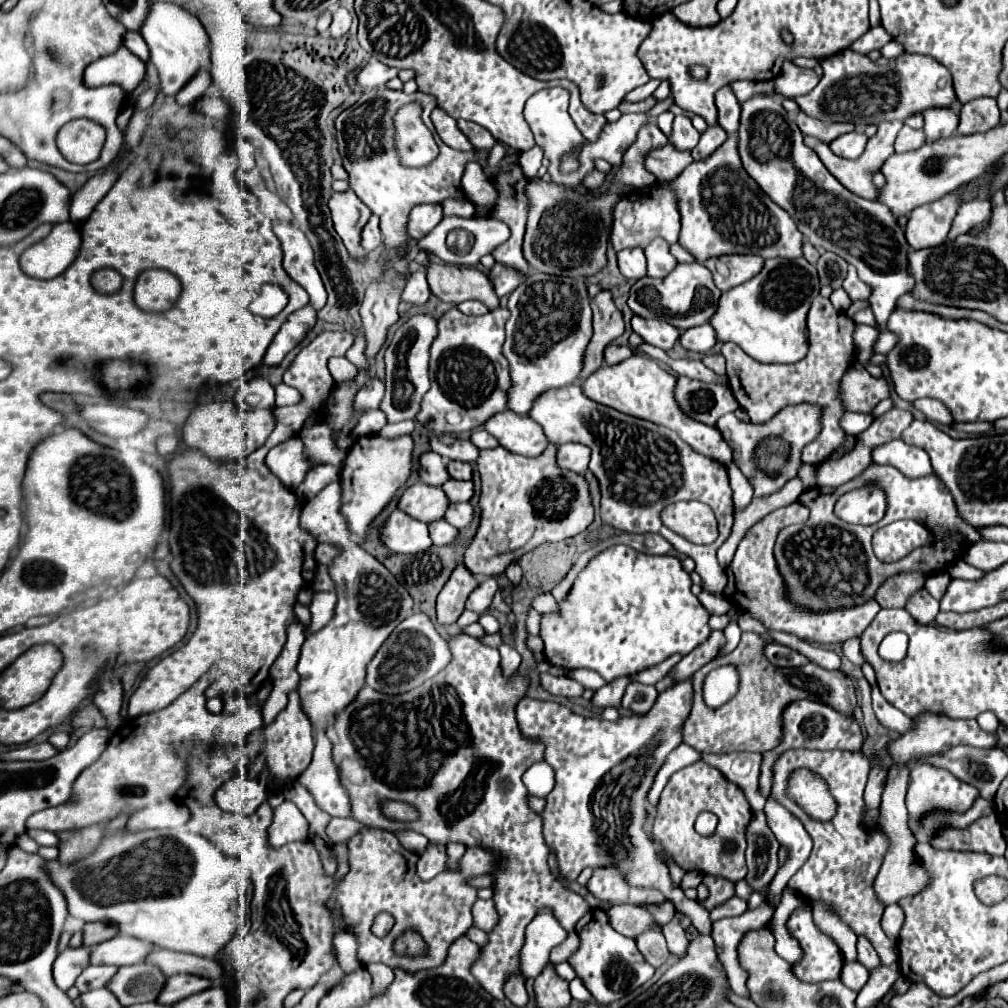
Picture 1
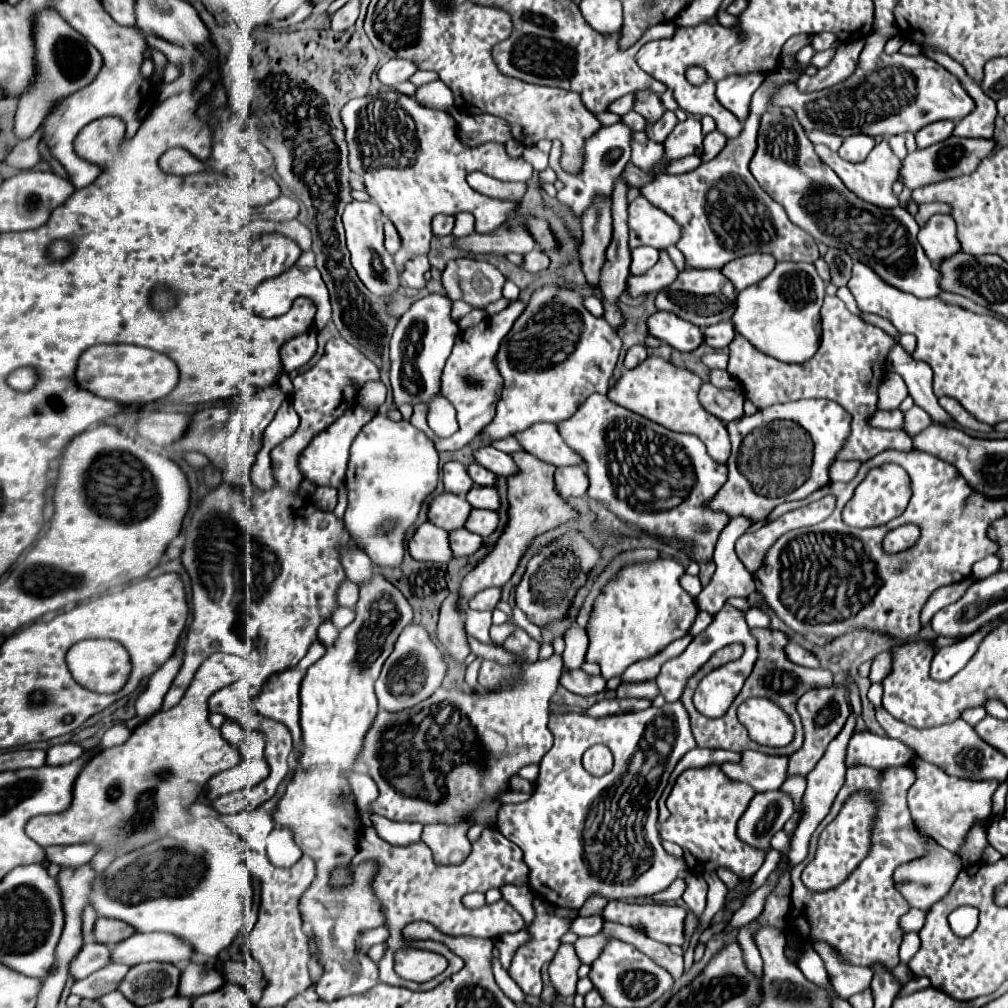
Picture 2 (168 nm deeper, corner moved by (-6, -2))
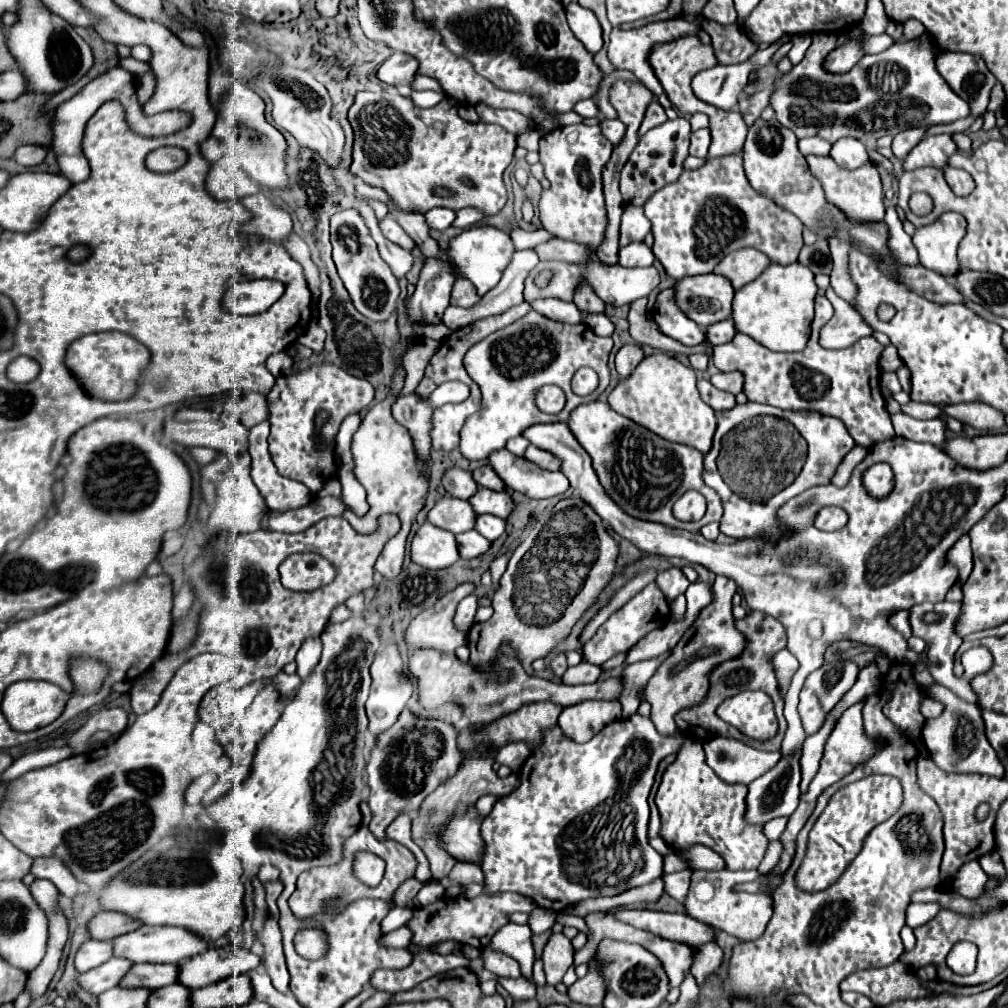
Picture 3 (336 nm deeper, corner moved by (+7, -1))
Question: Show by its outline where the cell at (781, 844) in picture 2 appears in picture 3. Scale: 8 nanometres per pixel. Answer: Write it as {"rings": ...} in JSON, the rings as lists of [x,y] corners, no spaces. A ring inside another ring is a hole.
{"rings":[[[779,817],[764,824],[763,832],[769,840],[777,840],[786,828],[789,817]]]}

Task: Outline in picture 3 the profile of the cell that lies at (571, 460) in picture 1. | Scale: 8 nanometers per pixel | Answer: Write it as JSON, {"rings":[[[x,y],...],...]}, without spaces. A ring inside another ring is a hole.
{"rings":[[[500,449],[488,457],[488,465],[496,471],[496,475],[506,483],[506,487],[520,491],[532,499],[556,497],[568,491],[568,479],[556,471],[544,471],[526,461],[524,457],[516,457],[506,449]]]}

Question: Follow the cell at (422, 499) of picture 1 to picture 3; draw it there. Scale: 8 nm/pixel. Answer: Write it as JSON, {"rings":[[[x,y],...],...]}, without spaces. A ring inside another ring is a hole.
{"rings":[[[448,493],[440,497],[428,513],[428,521],[450,533],[464,533],[474,527],[474,509],[468,501],[452,499]]]}

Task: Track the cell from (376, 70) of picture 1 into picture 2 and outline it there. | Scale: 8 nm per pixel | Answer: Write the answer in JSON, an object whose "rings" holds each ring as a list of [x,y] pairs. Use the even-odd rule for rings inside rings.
{"rings":[[[389,60],[389,62],[385,62],[385,66],[379,70],[379,80],[381,80],[385,86],[395,88],[397,84],[409,80],[417,70],[419,70],[417,64],[411,62],[411,60]]]}

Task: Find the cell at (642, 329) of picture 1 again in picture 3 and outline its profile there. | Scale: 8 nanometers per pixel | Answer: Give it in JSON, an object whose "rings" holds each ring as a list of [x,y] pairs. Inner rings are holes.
{"rings":[[[666,289],[658,295],[652,309],[652,319],[656,321],[660,333],[680,341],[682,345],[694,347],[704,341],[704,329],[700,329],[676,307],[674,289]]]}

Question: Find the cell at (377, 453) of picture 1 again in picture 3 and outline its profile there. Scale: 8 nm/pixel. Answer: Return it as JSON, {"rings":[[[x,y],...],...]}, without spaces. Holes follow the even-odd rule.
{"rings":[[[398,371],[396,377],[392,377],[392,395],[386,401],[376,403],[362,419],[358,431],[352,437],[350,453],[354,459],[354,477],[364,485],[368,497],[370,511],[366,515],[356,515],[350,507],[342,513],[342,517],[356,529],[356,531],[374,531],[376,529],[376,519],[382,513],[396,513],[402,521],[402,529],[384,545],[380,551],[380,557],[376,559],[374,569],[386,577],[392,579],[400,573],[402,561],[404,561],[404,547],[406,547],[406,537],[410,533],[412,521],[416,513],[424,507],[424,497],[428,493],[428,483],[424,477],[420,477],[420,461],[416,461],[416,453],[412,453],[412,437],[408,437],[408,429],[404,429],[400,423],[394,421],[390,413],[390,405],[396,401],[398,391],[404,385],[404,371]]]}

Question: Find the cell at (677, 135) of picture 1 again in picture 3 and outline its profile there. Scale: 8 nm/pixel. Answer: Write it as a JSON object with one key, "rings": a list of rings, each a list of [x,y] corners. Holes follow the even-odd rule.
{"rings":[[[686,117],[666,121],[664,125],[642,135],[636,149],[632,151],[632,157],[626,161],[620,173],[620,193],[624,197],[624,203],[644,205],[644,201],[654,191],[676,181],[682,173],[682,163],[688,157],[688,145],[690,145],[690,121]]]}

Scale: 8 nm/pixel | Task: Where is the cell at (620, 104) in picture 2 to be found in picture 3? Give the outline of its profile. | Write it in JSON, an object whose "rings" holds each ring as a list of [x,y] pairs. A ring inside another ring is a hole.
{"rings":[[[586,99],[586,101],[580,101],[576,103],[574,111],[582,117],[596,117],[598,115],[598,107],[596,107],[596,101],[594,99]]]}

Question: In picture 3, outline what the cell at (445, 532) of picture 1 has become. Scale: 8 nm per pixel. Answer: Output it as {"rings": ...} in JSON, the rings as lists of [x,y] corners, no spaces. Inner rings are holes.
{"rings":[[[468,531],[468,533],[460,533],[456,535],[456,543],[460,545],[460,557],[462,559],[472,559],[478,557],[480,553],[486,553],[490,547],[490,541],[484,539],[480,533],[476,531]]]}

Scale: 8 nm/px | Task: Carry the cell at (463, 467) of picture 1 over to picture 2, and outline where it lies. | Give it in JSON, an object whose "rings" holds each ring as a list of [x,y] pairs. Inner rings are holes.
{"rings":[[[471,464],[467,470],[469,470],[469,476],[473,478],[473,482],[479,486],[495,486],[495,482],[497,482],[495,474],[489,472],[487,468],[483,468],[481,464]]]}

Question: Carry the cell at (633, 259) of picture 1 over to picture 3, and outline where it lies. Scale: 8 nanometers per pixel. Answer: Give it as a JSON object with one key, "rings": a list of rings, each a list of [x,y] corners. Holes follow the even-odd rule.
{"rings":[[[630,243],[620,247],[620,265],[622,267],[650,267],[654,263],[654,253],[644,243]]]}

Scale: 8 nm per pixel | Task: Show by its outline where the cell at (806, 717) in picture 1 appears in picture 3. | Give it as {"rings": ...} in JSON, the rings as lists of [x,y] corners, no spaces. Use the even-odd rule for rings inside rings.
{"rings":[[[852,661],[824,663],[810,673],[800,691],[798,713],[806,735],[814,735],[826,721],[826,715],[856,683],[858,667]]]}

